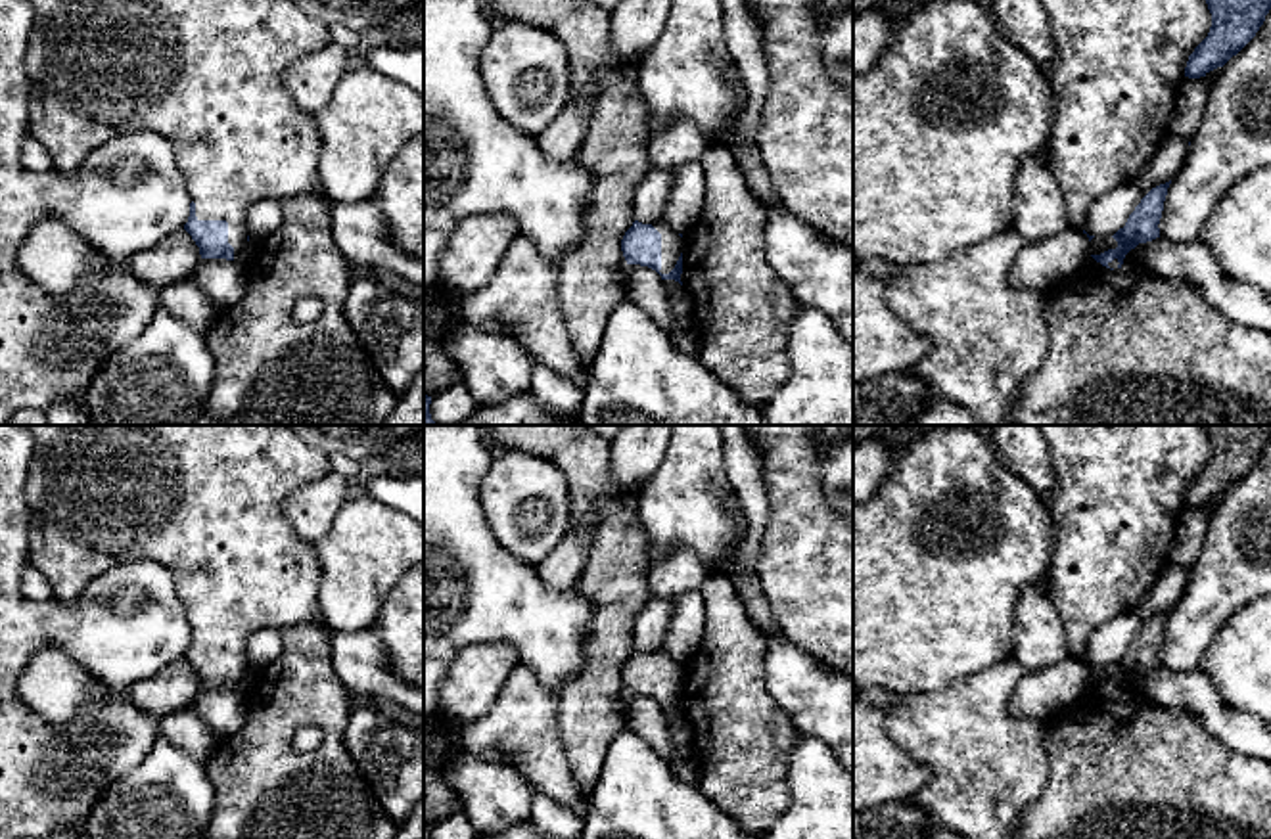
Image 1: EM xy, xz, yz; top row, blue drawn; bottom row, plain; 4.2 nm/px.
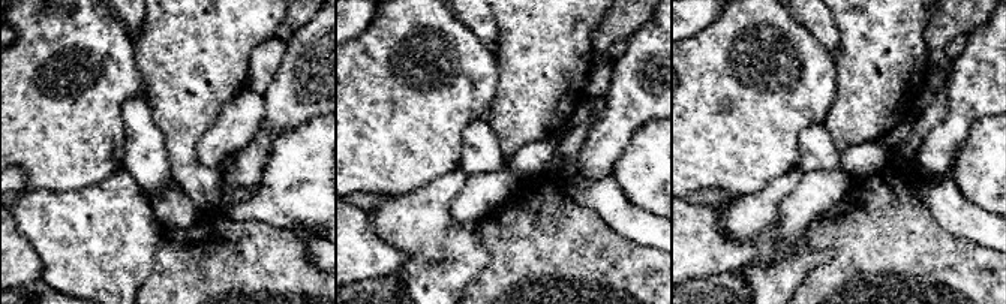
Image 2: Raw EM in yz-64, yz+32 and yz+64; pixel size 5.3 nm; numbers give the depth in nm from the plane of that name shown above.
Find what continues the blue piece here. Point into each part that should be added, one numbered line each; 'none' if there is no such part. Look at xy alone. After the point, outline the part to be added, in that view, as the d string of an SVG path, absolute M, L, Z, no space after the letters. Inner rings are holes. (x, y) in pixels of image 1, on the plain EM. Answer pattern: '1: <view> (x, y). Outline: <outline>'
1: xy (206, 502). Outline: M25 425L25 429L35 439L25 483L29 508L27 561L48 580L56 600L73 605L92 578L127 561L148 559L163 565L174 580L188 624L196 632L197 649L228 651L228 672L234 676L234 690L240 693L247 674L245 642L249 634L261 628L282 632L318 619L320 567L311 542L303 540L286 519L284 500L293 488L332 473L330 454L307 444L288 425Z

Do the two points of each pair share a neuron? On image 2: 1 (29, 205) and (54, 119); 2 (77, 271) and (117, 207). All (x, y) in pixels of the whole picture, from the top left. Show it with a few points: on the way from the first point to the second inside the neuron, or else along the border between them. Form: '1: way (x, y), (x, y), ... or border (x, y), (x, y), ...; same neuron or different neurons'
1: border (27, 189), (69, 190); different neurons
2: way (86, 255), (107, 234), (110, 223); same neuron

